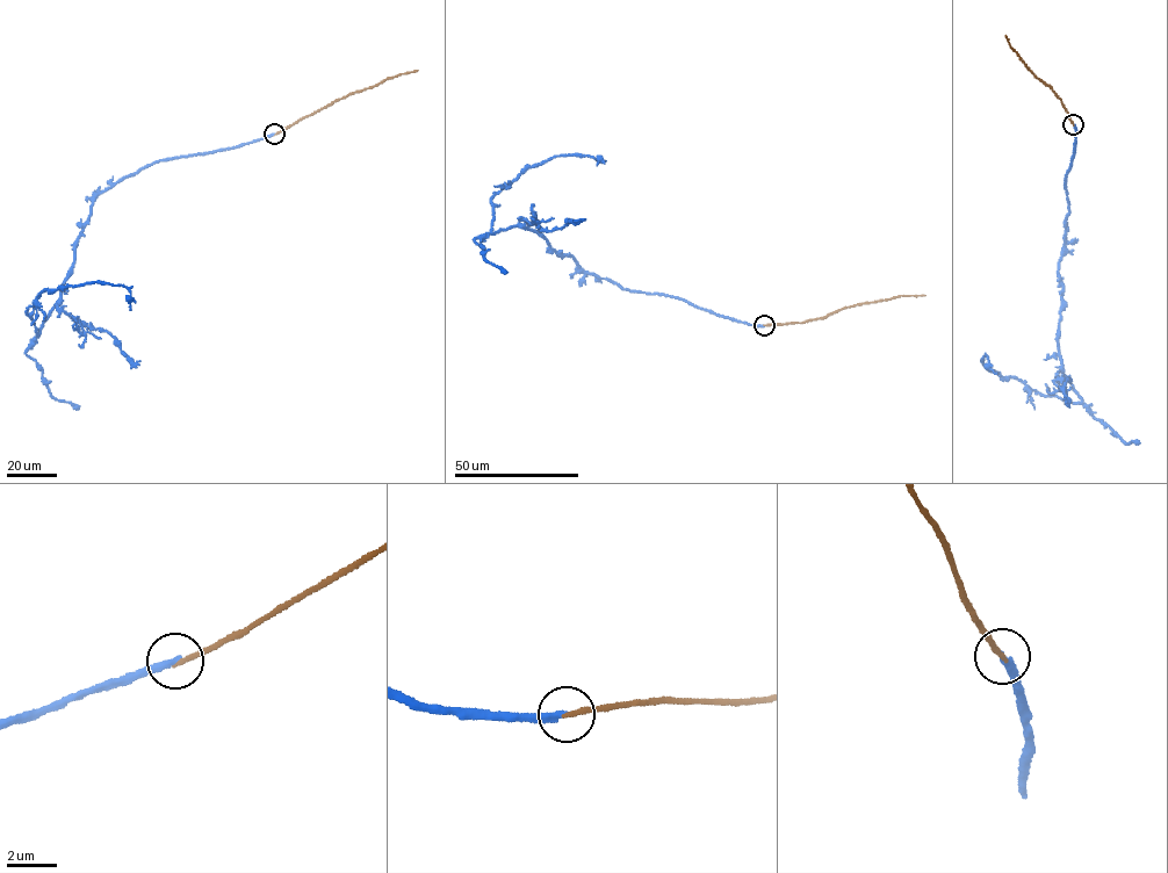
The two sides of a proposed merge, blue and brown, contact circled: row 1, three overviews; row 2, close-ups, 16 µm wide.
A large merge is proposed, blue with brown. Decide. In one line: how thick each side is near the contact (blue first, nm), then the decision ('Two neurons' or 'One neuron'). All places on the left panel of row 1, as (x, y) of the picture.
Thickness 300 nm (blue) against 190 nm. Two neurons

